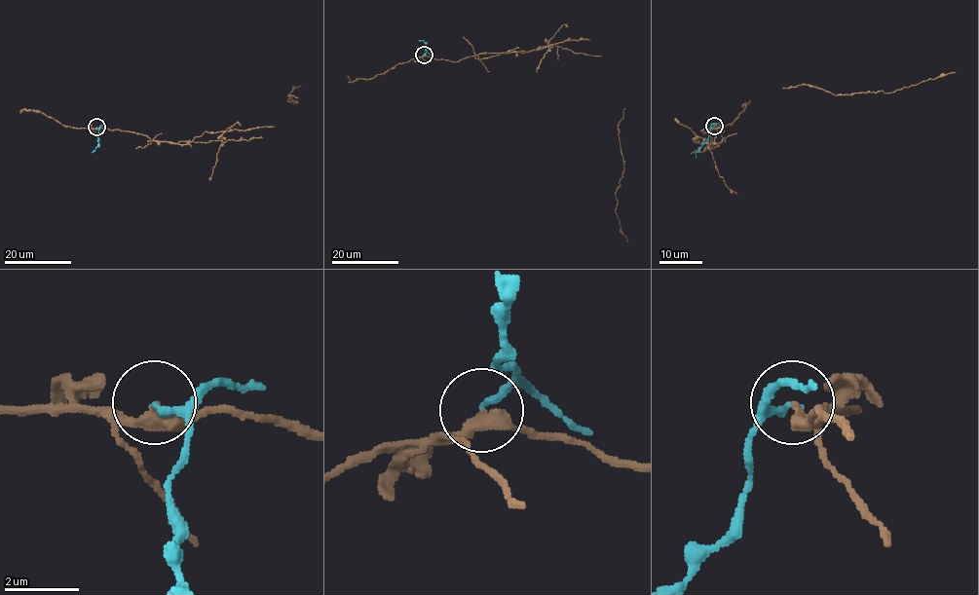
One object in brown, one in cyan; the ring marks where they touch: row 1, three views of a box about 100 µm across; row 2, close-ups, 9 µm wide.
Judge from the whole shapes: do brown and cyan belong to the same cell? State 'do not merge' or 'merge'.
do not merge

